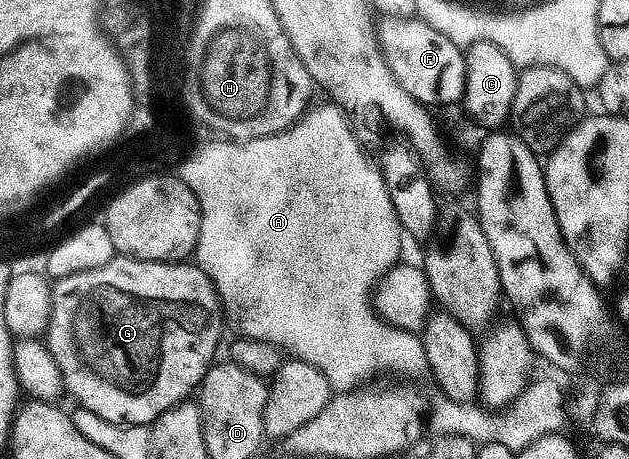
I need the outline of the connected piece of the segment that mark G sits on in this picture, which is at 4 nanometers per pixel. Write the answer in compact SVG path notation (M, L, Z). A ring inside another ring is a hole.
M117 256L105 268L97 268L89 272L74 274L68 278L60 278L54 283L51 295L51 322L47 325L45 345L51 351L53 360L57 360L57 368L61 368L63 384L68 395L79 401L84 410L93 412L93 416L101 416L101 420L109 420L109 424L118 426L151 426L159 421L165 412L175 406L182 406L187 398L202 387L203 377L216 365L215 353L223 342L223 326L225 327L225 311L223 303L214 284L205 276L205 272L194 264L172 264L169 262L143 262L140 258Z

